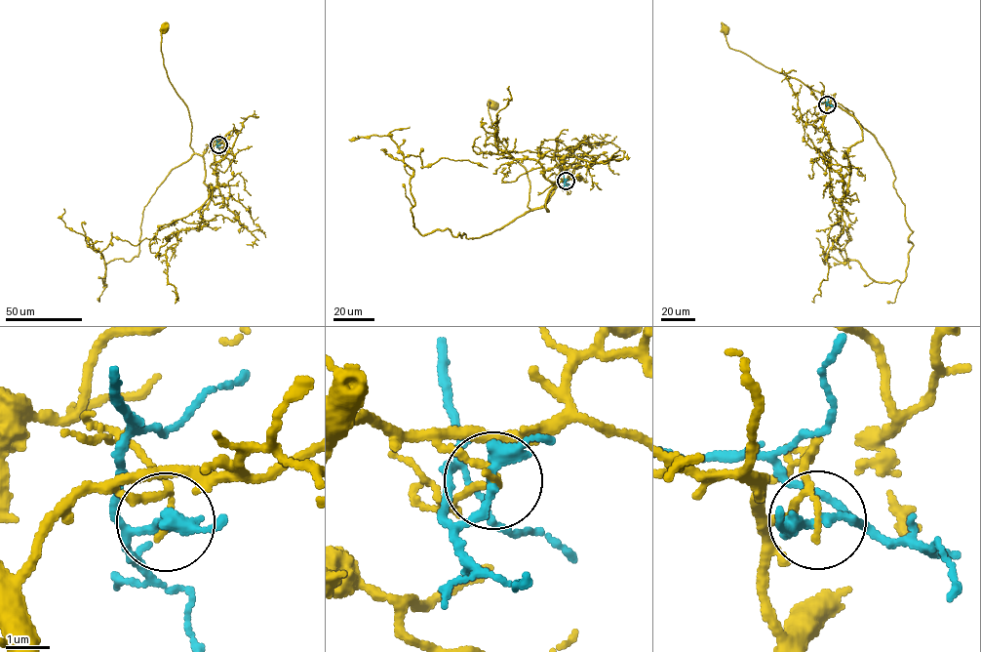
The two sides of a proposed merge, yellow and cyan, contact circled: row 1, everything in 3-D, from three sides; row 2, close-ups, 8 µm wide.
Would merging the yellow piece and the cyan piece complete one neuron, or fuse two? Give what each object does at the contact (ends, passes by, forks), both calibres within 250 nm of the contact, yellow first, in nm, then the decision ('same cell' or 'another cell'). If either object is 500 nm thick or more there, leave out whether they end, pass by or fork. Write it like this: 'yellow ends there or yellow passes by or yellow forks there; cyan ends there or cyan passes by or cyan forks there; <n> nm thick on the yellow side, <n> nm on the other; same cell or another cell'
yellow passes by; cyan passes by; 110 nm thick on the yellow side, 280 nm on the other; another cell

